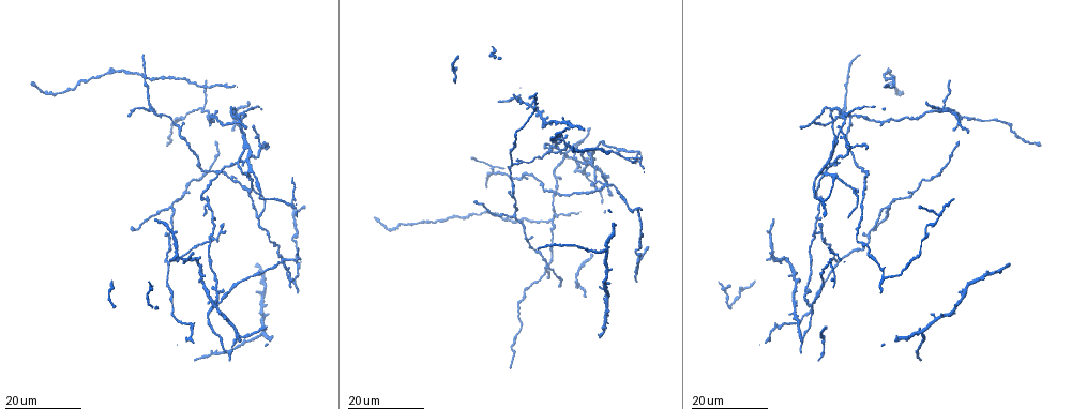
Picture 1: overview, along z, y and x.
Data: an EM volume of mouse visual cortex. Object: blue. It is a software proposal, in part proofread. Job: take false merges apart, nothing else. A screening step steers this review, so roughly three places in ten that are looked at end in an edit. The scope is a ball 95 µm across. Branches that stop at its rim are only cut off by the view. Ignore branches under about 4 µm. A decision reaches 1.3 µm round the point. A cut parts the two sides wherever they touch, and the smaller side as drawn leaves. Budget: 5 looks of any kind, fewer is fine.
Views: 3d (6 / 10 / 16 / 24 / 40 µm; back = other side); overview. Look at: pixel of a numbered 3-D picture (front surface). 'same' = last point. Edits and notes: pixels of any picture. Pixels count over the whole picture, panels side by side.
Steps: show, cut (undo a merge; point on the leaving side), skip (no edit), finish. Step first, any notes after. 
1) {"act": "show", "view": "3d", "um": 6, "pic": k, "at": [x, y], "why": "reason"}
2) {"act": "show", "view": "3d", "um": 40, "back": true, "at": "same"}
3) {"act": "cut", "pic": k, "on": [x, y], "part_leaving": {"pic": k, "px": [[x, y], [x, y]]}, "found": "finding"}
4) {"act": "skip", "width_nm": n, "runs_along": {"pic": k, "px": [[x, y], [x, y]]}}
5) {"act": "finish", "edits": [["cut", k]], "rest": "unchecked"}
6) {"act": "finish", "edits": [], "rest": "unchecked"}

{"act": "show", "view": "3d", "um": 24, "pic": 1, "at": [792, 303]}

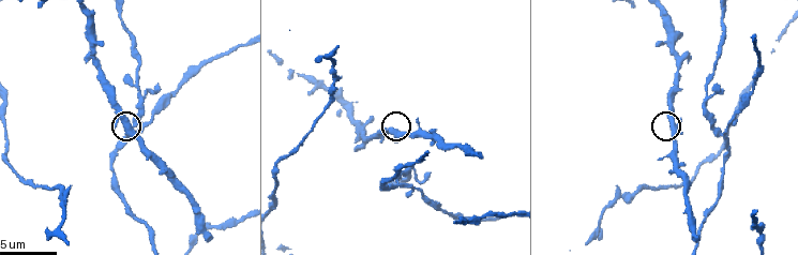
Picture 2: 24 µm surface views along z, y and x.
{"act": "show", "view": "3d", "um": 10, "pic": 2, "at": [122, 122]}

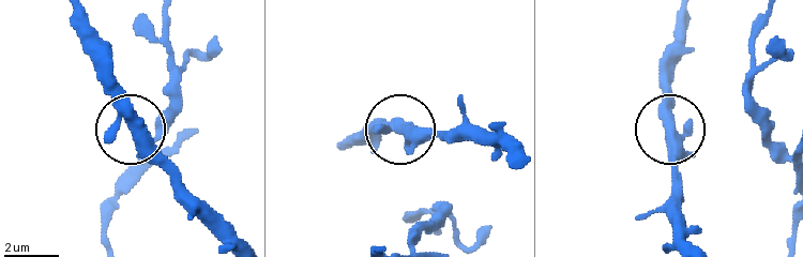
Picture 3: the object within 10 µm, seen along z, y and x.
{"act": "skip", "found": "all the same cell"}

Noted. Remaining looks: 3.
{"act": "show", "view": "3d", "um": 24, "pic": 1, "at": [849, 148], "why": "four or more arms meet"}

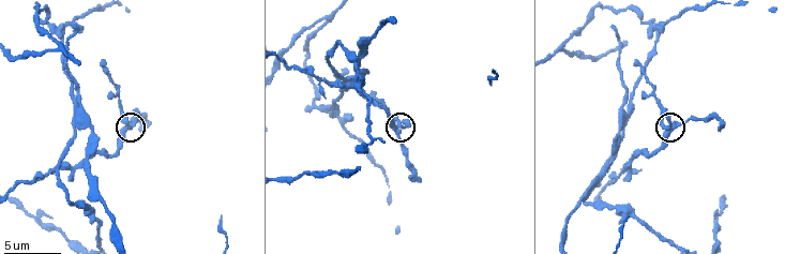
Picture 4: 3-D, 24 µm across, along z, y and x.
{"act": "show", "view": "3d", "um": 10, "pic": 4, "at": [668, 128]}

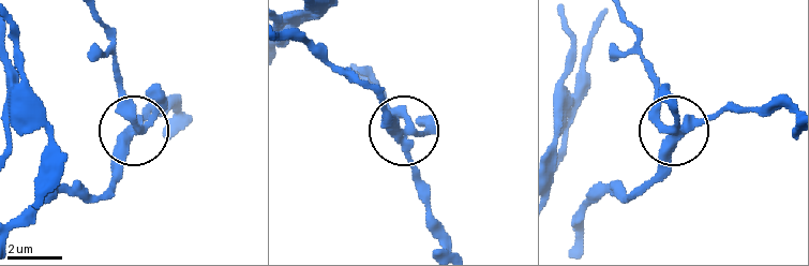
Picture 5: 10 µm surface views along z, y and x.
{"act": "skip", "width_nm": 340, "found": "all the same cell"}

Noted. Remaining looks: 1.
{"act": "show", "view": "3d", "um": 16, "pic": 4, "at": [327, 113]}

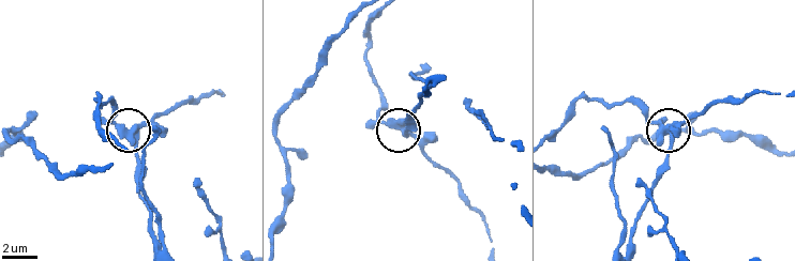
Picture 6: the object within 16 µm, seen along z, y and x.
{"act": "cut", "pic": 6, "on": [137, 158], "side_arm_um": 13, "part_leaving": {"pic": 6, "px": [[133, 133], [138, 192], [151, 217], [155, 247]]}, "found": "two cells meet here"}

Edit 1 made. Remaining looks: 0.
{"act": "finish", "edits": [["cut", 6]], "rest": "unchecked"}

